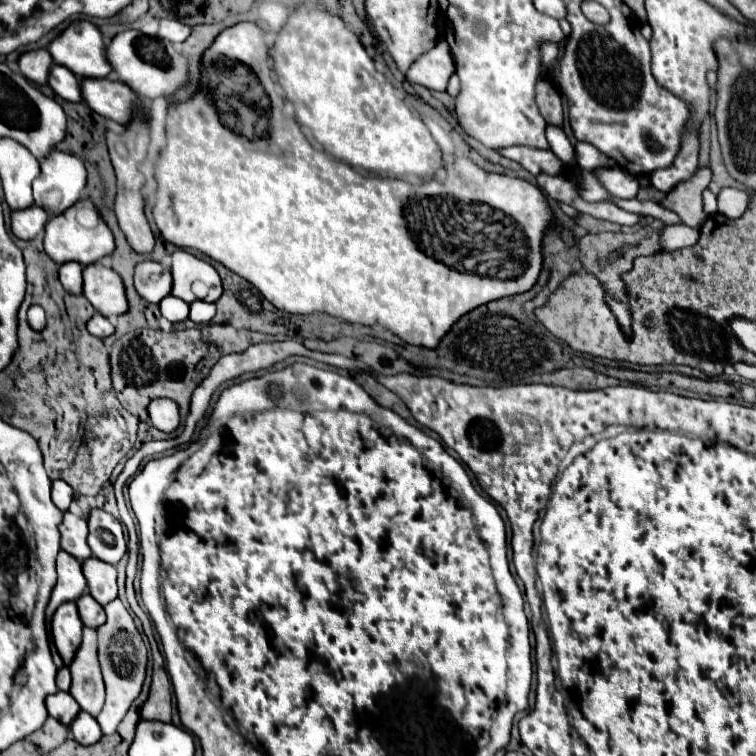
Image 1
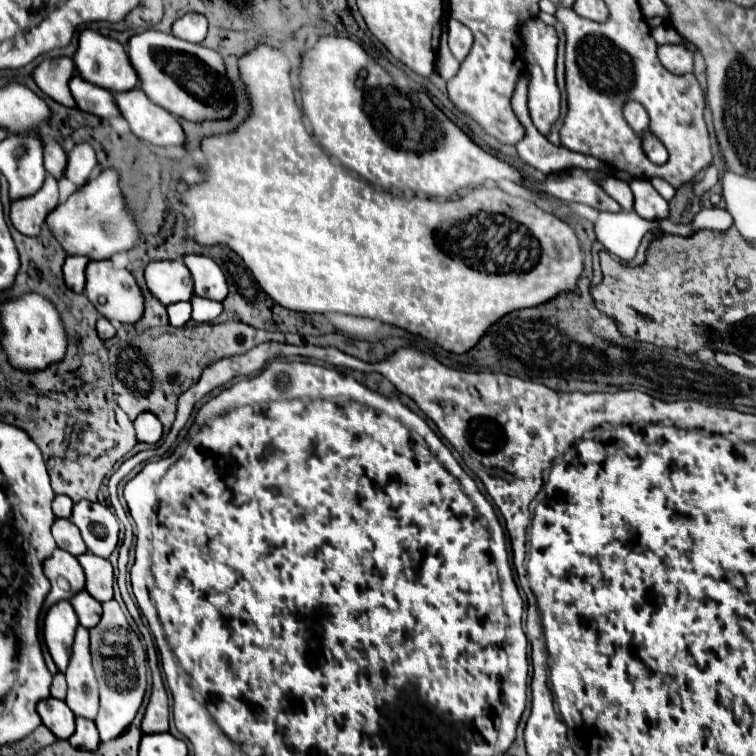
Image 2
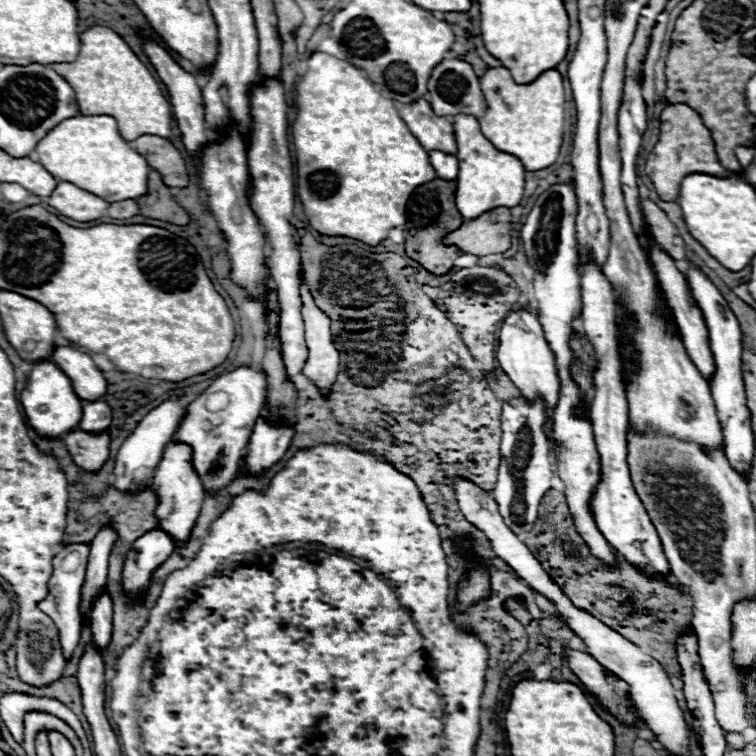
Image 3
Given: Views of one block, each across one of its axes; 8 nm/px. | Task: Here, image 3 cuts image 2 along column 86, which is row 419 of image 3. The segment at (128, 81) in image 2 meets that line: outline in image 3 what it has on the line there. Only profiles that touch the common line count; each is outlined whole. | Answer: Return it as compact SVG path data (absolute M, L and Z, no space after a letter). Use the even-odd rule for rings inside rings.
M52 362L32 364L32 372L26 388L22 390L20 402L26 410L30 426L44 438L58 438L68 430L78 428L82 416L82 400L74 394L68 376L62 370L58 370L58 366L54 366Z

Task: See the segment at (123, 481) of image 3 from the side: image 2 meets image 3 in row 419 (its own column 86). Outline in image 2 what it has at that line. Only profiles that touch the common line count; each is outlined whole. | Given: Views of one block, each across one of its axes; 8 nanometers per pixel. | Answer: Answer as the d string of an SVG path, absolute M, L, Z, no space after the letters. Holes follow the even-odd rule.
M78 144L68 154L68 164L64 170L64 178L68 178L76 188L82 188L88 180L92 170L96 168L96 154L90 144Z

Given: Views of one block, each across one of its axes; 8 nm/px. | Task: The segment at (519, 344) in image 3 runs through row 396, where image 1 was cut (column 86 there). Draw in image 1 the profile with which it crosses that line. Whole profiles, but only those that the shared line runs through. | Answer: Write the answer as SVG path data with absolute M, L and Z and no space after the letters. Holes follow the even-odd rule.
M64 512L64 520L60 524L60 546L62 546L62 550L66 550L74 558L78 558L80 562L86 560L88 556L92 556L90 548L86 544L86 536L88 536L86 520L82 520L70 512Z

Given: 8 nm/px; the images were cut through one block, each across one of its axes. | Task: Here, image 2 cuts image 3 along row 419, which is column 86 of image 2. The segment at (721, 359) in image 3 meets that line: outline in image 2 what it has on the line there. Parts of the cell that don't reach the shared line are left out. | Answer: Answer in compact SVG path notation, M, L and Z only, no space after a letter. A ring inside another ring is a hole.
M76 718L76 730L74 734L68 738L68 742L74 746L74 748L80 748L80 750L96 750L98 744L100 744L100 736L98 736L98 728L92 720L88 718Z

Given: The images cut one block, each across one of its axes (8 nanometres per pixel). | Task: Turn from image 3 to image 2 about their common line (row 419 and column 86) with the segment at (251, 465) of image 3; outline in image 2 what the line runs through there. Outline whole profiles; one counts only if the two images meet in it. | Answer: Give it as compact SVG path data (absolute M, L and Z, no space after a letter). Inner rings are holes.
M68 256L64 262L64 282L74 292L84 292L84 270L90 260L86 256Z

